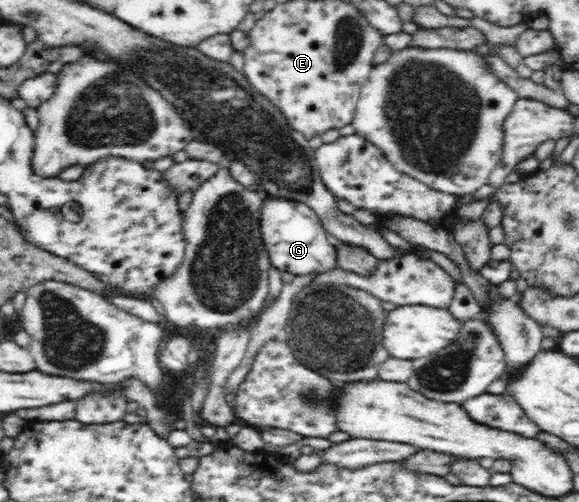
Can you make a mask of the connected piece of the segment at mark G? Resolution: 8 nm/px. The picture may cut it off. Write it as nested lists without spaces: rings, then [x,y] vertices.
[[[271,200],[261,205],[260,231],[273,267],[294,275],[324,273],[338,266],[335,241],[310,206],[298,200]]]

